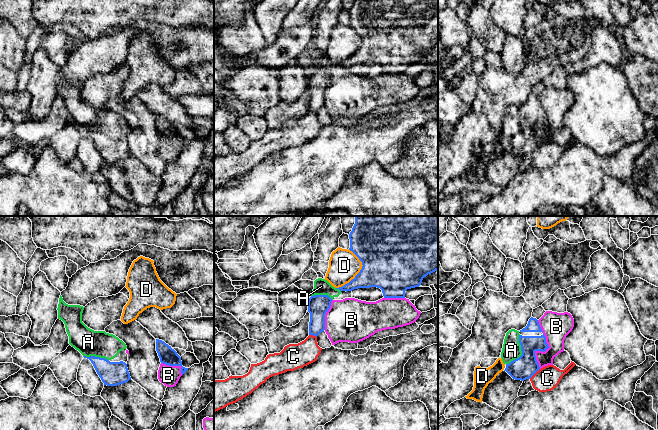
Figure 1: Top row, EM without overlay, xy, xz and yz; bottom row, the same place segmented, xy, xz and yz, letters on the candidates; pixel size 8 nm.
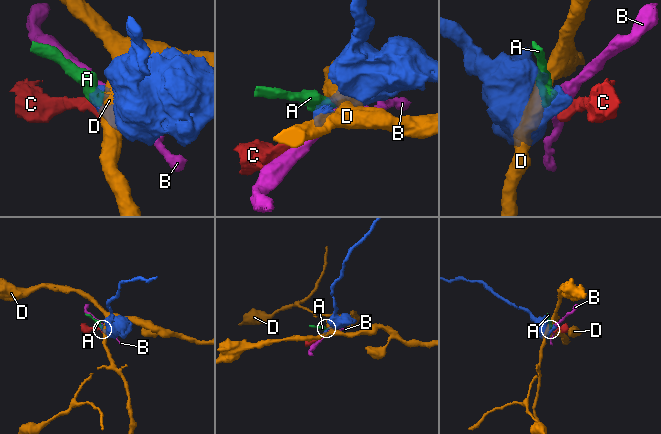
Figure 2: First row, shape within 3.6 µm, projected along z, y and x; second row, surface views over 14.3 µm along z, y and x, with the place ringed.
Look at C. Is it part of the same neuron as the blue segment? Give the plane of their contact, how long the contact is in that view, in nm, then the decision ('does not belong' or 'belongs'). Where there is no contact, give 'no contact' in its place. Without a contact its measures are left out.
yz | 120 nm | does not belong

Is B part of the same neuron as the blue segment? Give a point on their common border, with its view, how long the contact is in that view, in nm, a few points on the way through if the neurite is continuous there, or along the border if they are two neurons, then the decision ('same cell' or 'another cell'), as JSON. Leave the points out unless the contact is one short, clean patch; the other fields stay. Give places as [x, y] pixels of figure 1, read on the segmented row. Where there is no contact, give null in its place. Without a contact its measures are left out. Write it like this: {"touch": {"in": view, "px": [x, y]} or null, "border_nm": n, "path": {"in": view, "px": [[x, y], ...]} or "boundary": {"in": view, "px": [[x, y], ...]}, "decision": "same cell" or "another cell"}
{"touch": {"in": "yz", "px": [547, 348]}, "border_nm": 400, "boundary": {"in": "yz", "px": [[537, 320], [548, 346], [535, 352], [540, 368]]}, "decision": "another cell"}

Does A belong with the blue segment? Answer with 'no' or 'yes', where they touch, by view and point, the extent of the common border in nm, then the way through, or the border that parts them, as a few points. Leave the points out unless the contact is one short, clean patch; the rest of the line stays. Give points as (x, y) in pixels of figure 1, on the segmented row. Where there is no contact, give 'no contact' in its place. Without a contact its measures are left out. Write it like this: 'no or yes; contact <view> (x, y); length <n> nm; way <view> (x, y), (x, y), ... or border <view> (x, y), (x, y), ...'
no; contact yz (522, 352); length 260 nm; border yz (519, 334), (521, 354), (506, 364)

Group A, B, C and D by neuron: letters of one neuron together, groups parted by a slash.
A B / C / D

